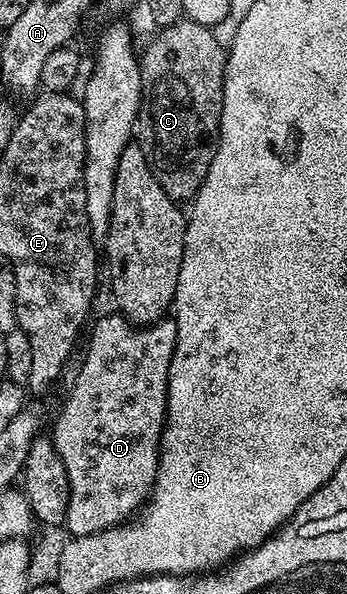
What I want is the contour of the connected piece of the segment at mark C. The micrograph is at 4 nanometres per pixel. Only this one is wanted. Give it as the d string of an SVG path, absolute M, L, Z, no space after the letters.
M181 19L173 23L173 25L161 28L157 33L156 41L150 42L145 49L142 49L142 56L140 57L142 97L140 99L140 115L138 118L138 137L144 146L144 152L148 162L152 165L152 173L166 191L166 195L170 195L172 200L177 203L188 203L195 198L196 192L202 187L202 183L210 171L210 163L214 163L214 155L218 151L222 107L224 106L224 68L228 65L228 55L225 46L220 46L221 38L209 26L198 23L197 21Z

